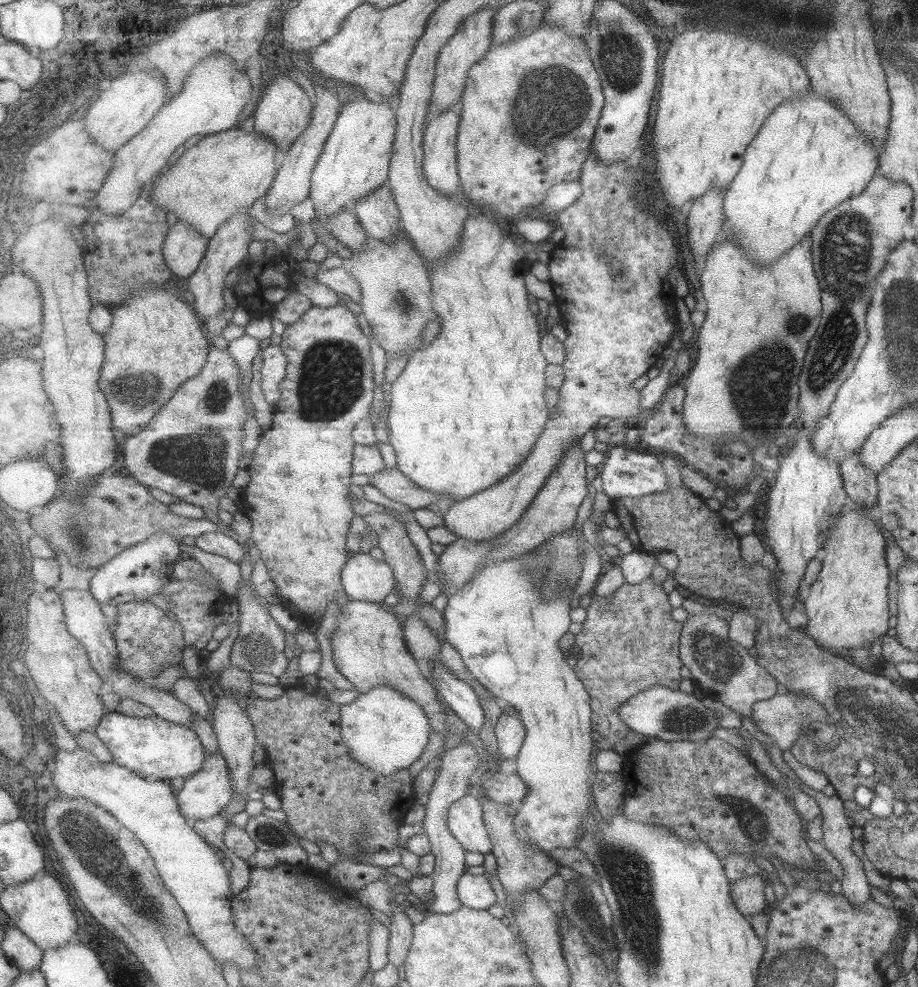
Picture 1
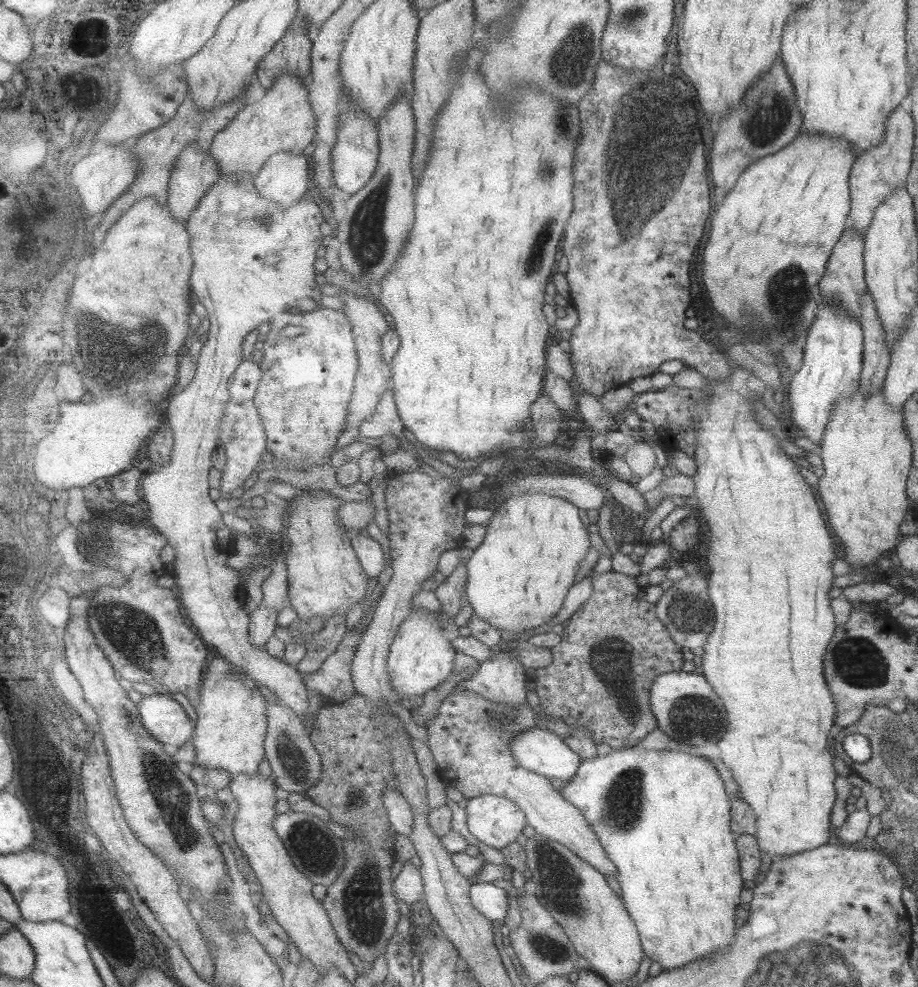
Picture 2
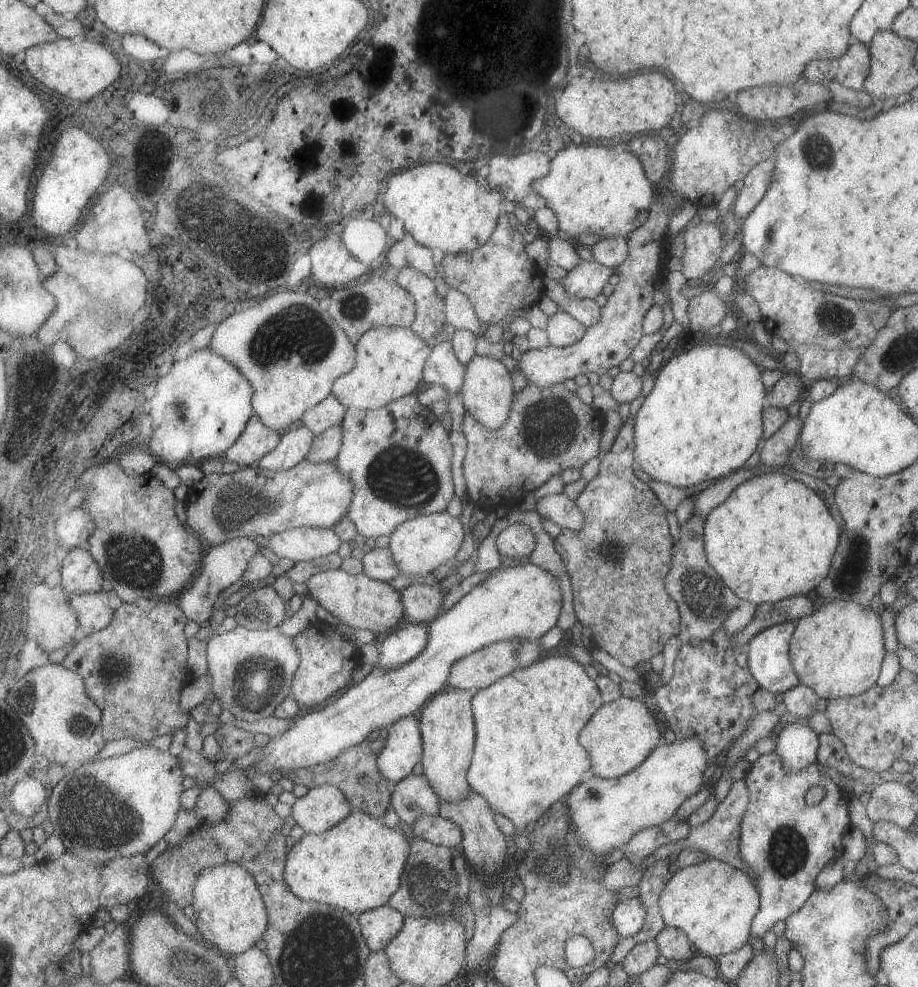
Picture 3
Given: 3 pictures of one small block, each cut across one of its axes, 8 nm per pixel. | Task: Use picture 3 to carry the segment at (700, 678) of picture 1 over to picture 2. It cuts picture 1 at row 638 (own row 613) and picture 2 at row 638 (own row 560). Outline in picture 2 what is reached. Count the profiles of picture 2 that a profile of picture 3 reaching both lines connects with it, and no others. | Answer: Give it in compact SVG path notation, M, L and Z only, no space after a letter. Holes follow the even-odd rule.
M698 574L695 577L685 578L673 582L671 588L665 590L659 600L654 604L655 616L668 630L669 636L675 644L690 650L694 656L702 656L703 645L713 630L714 608L708 598L707 579Z

